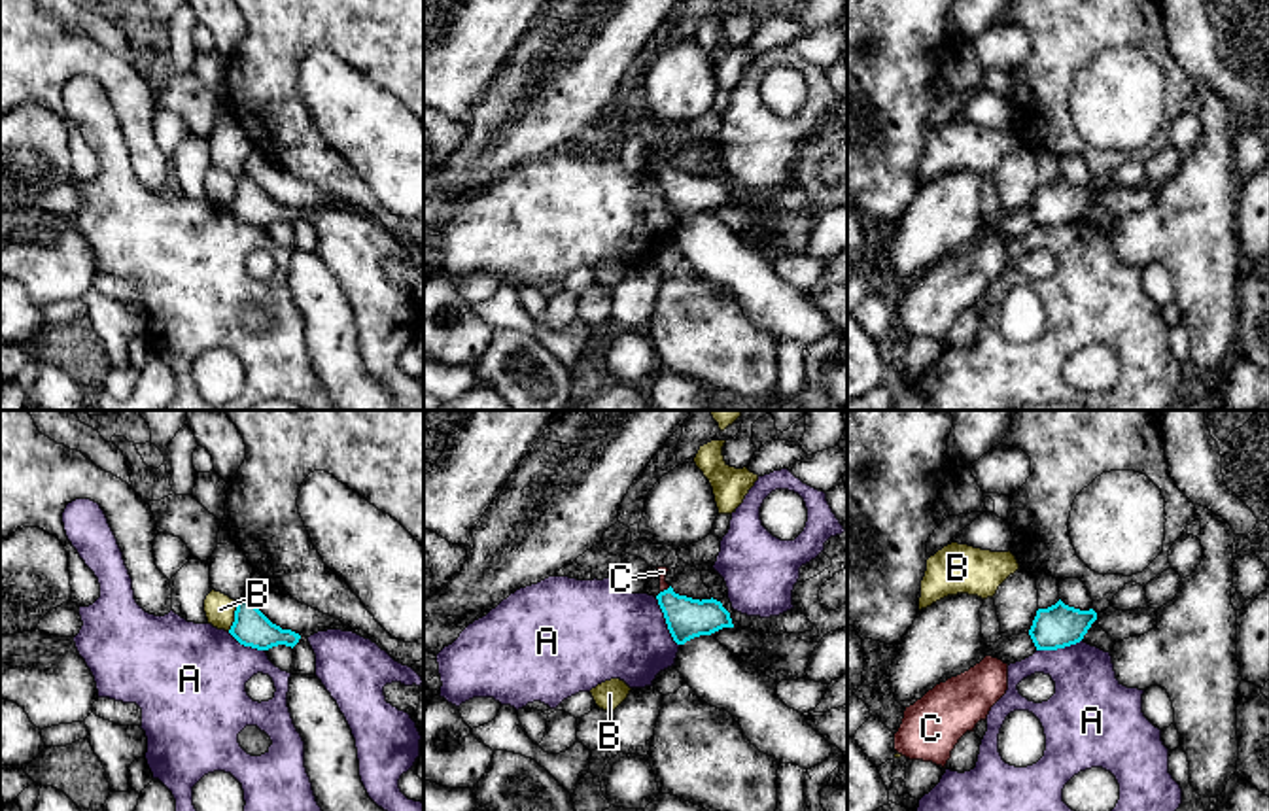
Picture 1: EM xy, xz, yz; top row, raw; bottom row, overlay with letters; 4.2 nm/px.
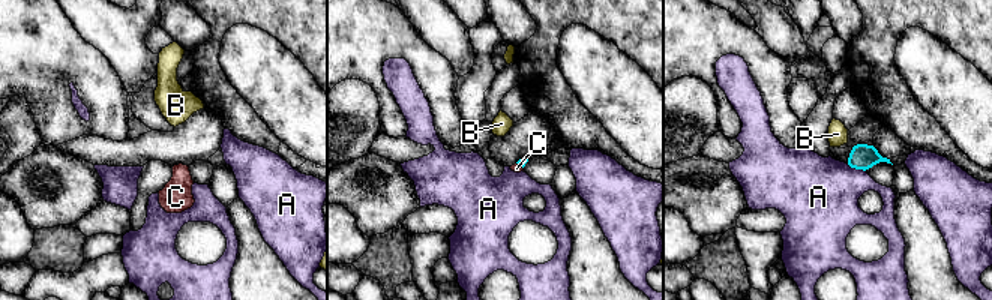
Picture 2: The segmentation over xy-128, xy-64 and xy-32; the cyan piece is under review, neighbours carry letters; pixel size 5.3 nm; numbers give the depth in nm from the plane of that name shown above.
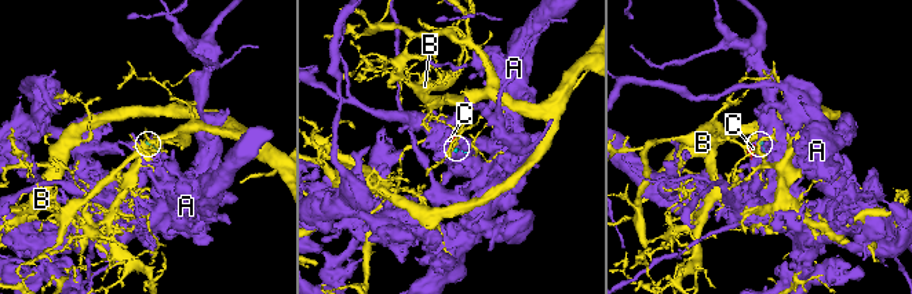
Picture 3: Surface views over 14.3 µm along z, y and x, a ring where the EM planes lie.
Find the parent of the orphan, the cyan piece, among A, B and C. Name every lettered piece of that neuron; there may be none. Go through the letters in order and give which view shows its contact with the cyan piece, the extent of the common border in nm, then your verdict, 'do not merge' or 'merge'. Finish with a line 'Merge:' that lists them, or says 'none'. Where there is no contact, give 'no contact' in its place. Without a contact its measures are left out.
A: contact in xz; length 240 nm; do not merge
B: contact in xy; length 130 nm; do not merge
C: contact in xz; length 50 nm; merge
Merge: C

